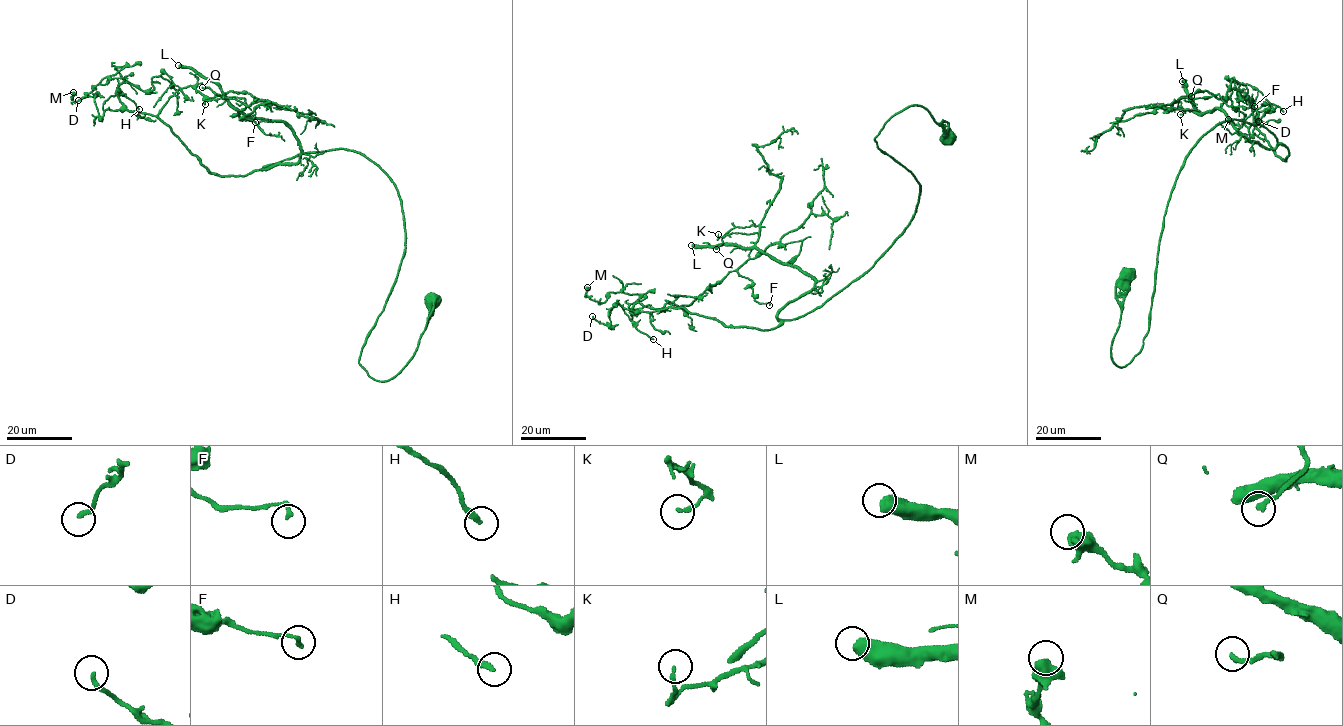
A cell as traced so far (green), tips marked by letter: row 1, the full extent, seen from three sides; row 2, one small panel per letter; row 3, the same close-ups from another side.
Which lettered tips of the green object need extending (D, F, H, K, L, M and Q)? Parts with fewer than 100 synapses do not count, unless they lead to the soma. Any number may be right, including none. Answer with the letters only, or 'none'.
L

